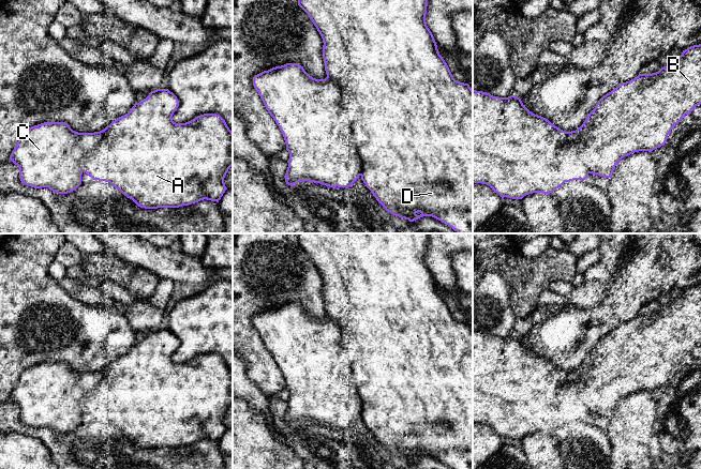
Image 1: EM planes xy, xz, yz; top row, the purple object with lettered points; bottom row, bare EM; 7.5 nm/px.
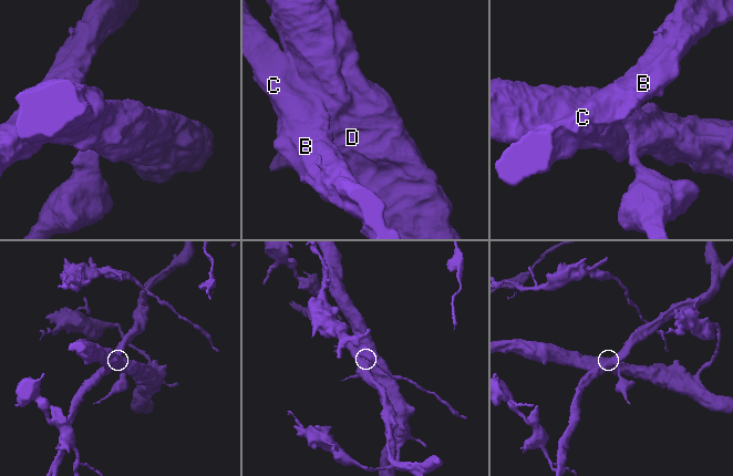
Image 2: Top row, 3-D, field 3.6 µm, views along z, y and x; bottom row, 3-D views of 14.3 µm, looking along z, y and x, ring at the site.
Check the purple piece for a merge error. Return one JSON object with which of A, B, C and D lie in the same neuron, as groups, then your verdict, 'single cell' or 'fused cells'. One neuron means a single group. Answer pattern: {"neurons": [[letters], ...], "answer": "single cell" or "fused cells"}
{"neurons": [["A", "D"], ["B", "C"]], "answer": "fused cells"}

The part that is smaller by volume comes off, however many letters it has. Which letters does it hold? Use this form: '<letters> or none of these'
B, C

